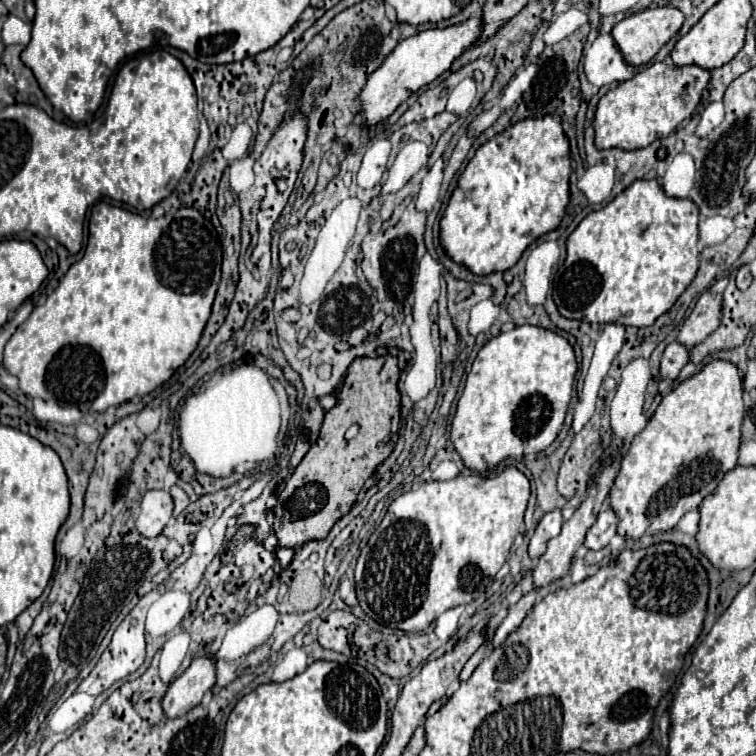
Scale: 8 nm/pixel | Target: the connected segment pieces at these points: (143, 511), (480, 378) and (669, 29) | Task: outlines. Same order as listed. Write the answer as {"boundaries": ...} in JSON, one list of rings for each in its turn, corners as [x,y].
{"boundaries":[[[[150,490],[142,498],[136,528],[146,538],[156,538],[172,518],[174,500],[166,490]]],[[[526,324],[492,338],[480,350],[472,364],[464,392],[458,400],[456,416],[452,420],[450,440],[460,454],[464,466],[476,472],[488,472],[496,470],[508,458],[520,460],[526,454],[538,454],[546,450],[562,430],[564,416],[572,398],[576,370],[578,364],[572,346],[562,336],[550,330]]],[[[658,6],[658,8],[648,8],[648,10],[642,10],[642,12],[636,12],[624,20],[620,20],[614,28],[612,28],[612,38],[616,40],[620,52],[624,54],[626,62],[632,64],[632,66],[644,66],[648,64],[656,54],[658,50],[670,40],[674,38],[682,24],[684,24],[684,14],[674,8],[674,6]]]]}

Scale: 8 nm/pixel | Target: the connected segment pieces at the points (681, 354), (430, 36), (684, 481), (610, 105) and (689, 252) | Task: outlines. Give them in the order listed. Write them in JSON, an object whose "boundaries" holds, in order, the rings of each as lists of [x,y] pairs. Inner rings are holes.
{"boundaries":[[[[670,342],[662,356],[660,376],[668,380],[676,380],[686,362],[688,362],[688,350],[680,342]]],[[[472,18],[464,24],[450,26],[450,28],[436,28],[436,30],[424,30],[412,38],[402,40],[392,54],[382,62],[380,68],[376,68],[360,92],[360,112],[364,114],[362,128],[370,128],[384,118],[388,118],[408,96],[418,92],[422,86],[428,86],[434,82],[442,72],[450,68],[454,58],[458,58],[466,48],[470,48],[480,36],[480,18]]],[[[726,360],[706,364],[698,374],[676,386],[658,406],[648,426],[632,440],[630,450],[624,454],[620,470],[610,490],[610,506],[618,516],[618,534],[638,540],[656,532],[676,528],[680,518],[696,510],[706,496],[714,492],[726,472],[736,468],[740,428],[744,418],[742,402],[742,376],[738,368]]],[[[654,62],[634,78],[618,84],[608,90],[596,110],[594,130],[596,130],[596,148],[620,148],[620,150],[638,150],[646,148],[654,140],[666,138],[678,130],[678,126],[688,120],[698,104],[706,98],[710,84],[710,70],[700,66],[668,66],[666,62]]],[[[636,180],[600,210],[590,212],[568,236],[568,256],[554,278],[554,302],[564,318],[588,324],[644,328],[666,314],[698,272],[698,208],[690,200],[664,196],[656,180]]]]}

